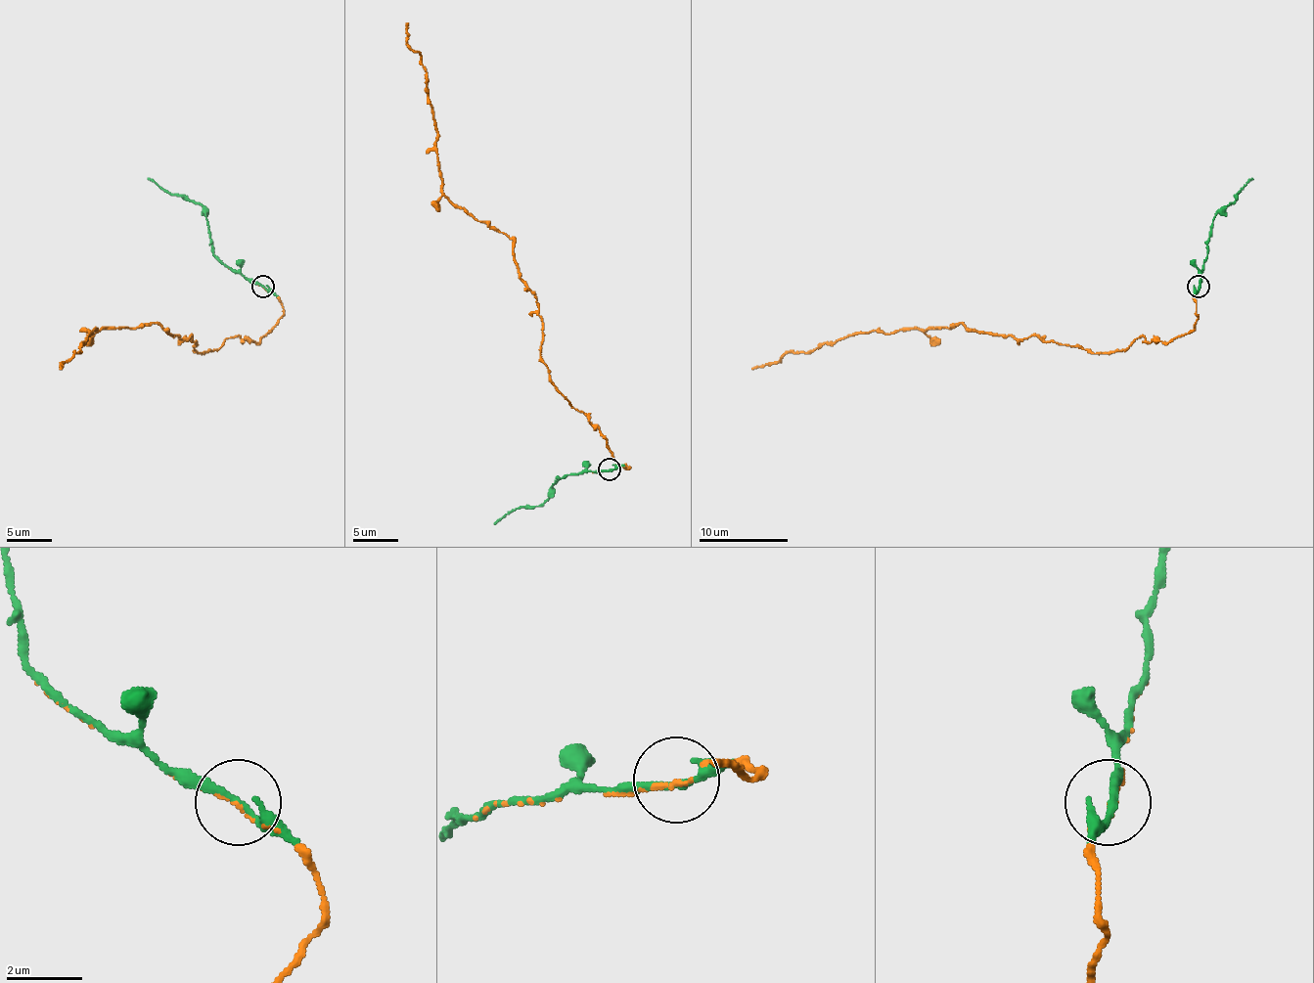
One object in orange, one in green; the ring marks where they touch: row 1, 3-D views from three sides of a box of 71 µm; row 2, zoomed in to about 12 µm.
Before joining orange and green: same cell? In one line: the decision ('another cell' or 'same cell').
same cell

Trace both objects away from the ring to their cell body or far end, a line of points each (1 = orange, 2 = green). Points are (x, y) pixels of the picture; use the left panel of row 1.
1: (263, 286), (284, 313), (259, 341), (230, 337), (201, 353), (190, 335), (158, 324), (96, 329), (63, 369)
2: (263, 286), (232, 272), (214, 254), (205, 209), (160, 190), (147, 178)

